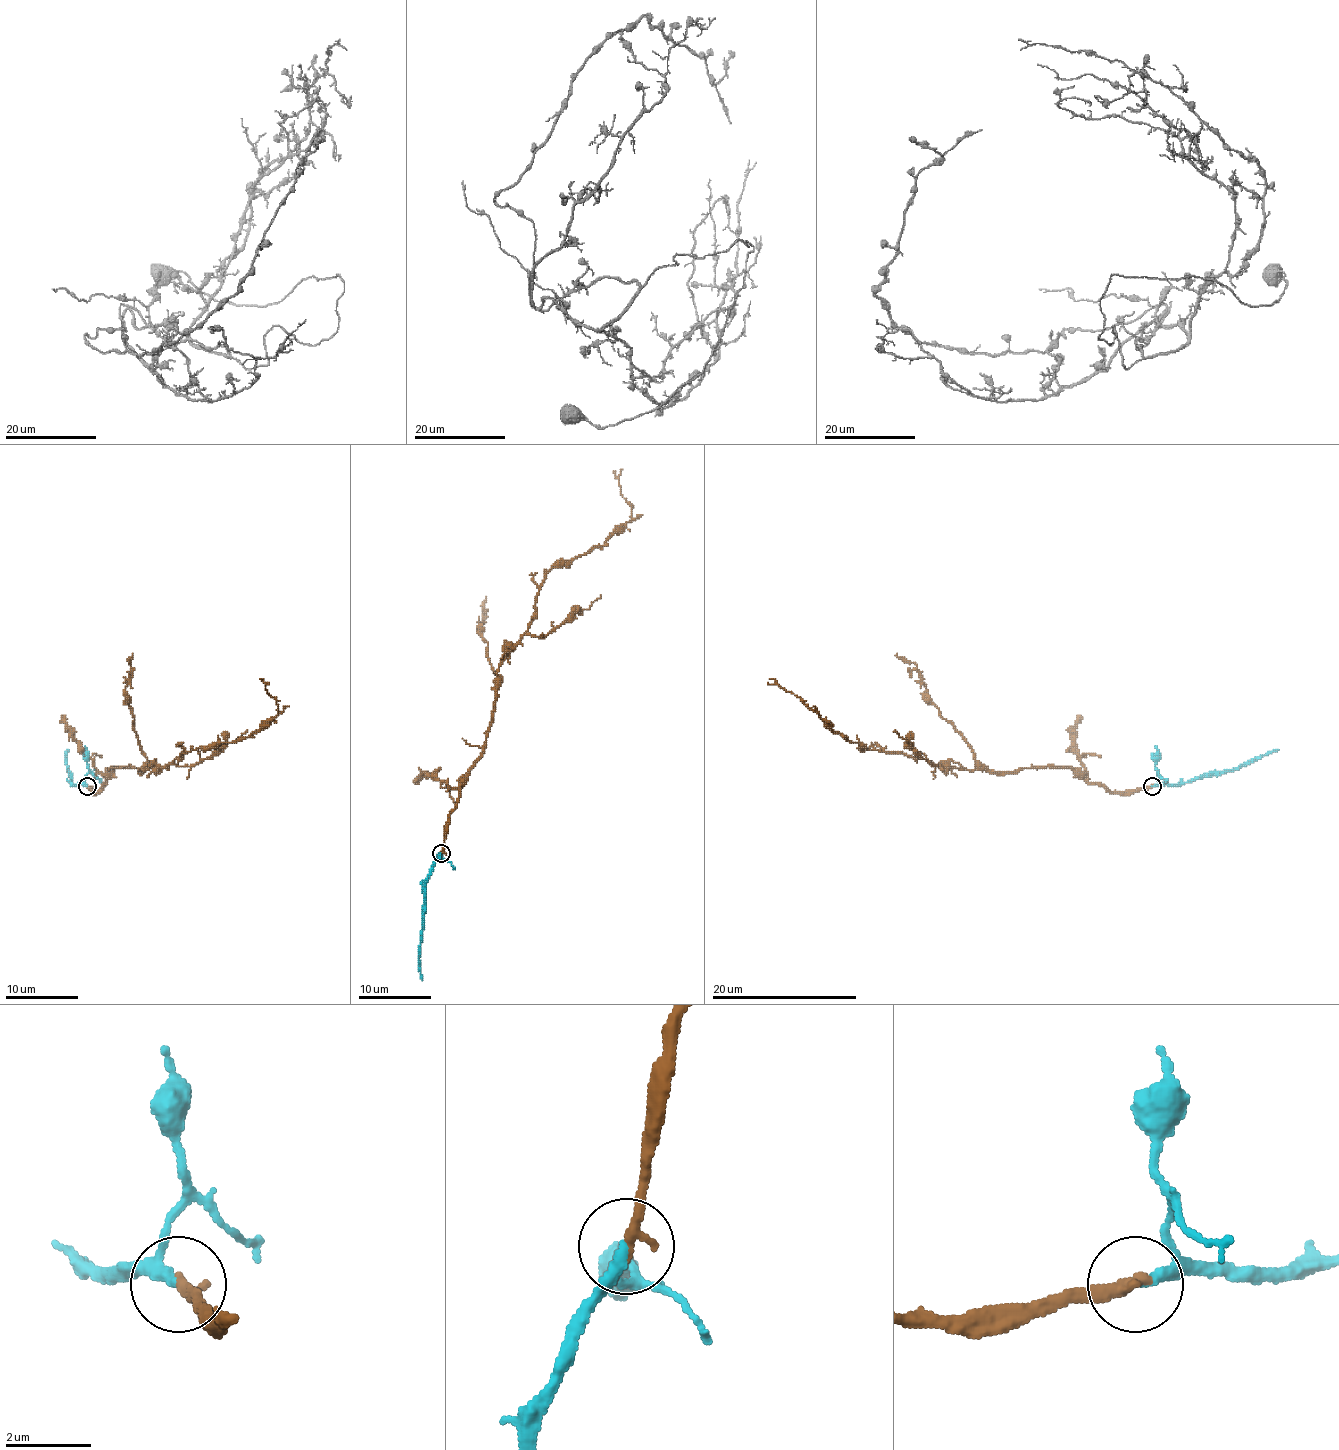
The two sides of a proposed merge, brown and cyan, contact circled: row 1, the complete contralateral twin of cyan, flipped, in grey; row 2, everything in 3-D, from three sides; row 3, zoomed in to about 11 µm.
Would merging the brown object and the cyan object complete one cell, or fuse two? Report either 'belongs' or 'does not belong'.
belongs

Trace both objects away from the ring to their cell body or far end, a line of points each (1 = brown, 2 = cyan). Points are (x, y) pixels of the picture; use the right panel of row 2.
1: (1151, 786), (1113, 791), (1080, 779), (1069, 768), (962, 770), (864, 748), (837, 733), (802, 700), (769, 679)
2: (1151, 786), (1191, 782), (1239, 770), (1279, 750)

